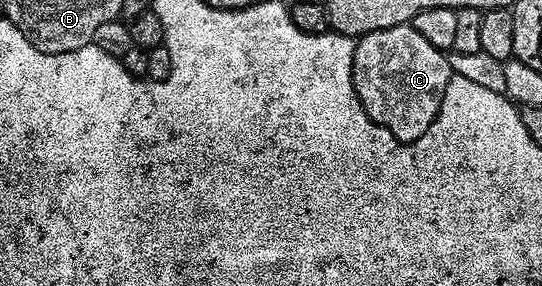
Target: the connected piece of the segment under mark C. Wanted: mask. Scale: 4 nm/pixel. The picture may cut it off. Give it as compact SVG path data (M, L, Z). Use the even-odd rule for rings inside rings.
M412 24L396 26L380 30L374 34L367 34L357 42L357 51L353 61L353 83L355 92L371 120L377 125L387 128L395 140L403 143L417 142L435 124L439 112L443 108L443 96L447 96L447 88L455 77L455 70L448 62L446 51L435 48L419 32L415 32Z

